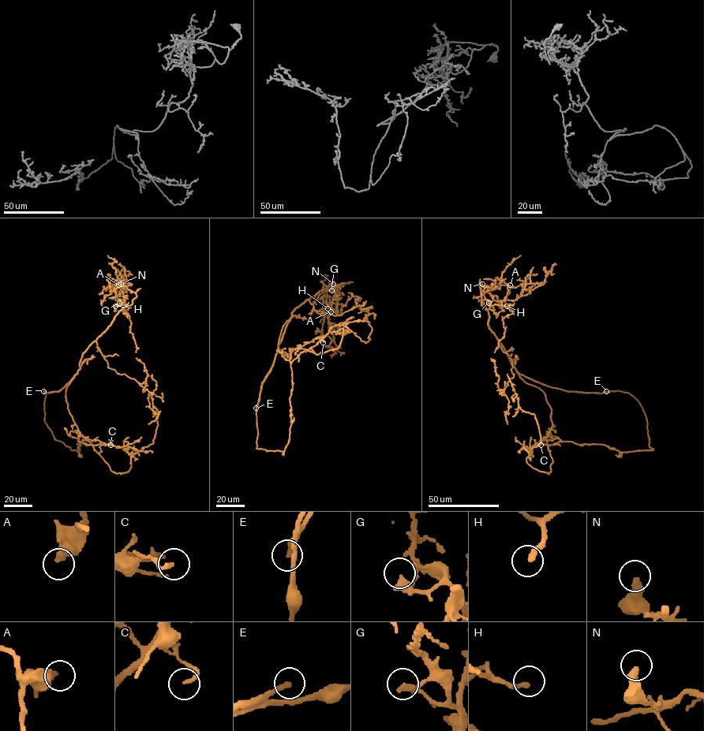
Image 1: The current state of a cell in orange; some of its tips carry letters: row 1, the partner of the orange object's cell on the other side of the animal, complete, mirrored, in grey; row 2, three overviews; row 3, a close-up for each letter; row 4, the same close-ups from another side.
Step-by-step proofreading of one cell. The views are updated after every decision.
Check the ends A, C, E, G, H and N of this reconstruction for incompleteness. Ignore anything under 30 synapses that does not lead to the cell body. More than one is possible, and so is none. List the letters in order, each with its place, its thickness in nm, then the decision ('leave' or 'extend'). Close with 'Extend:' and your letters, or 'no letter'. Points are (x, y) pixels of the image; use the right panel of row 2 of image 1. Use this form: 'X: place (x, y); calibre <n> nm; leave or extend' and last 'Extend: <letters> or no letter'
A: place (510, 285); calibre 440 nm; leave
C: place (541, 445); calibre 170 nm; leave
E: place (606, 391); calibre 240 nm; extend
G: place (488, 303); calibre 380 nm; extend
H: place (507, 306); calibre 220 nm; extend
N: place (482, 284); calibre 420 nm; leave
Extend: E, G, H

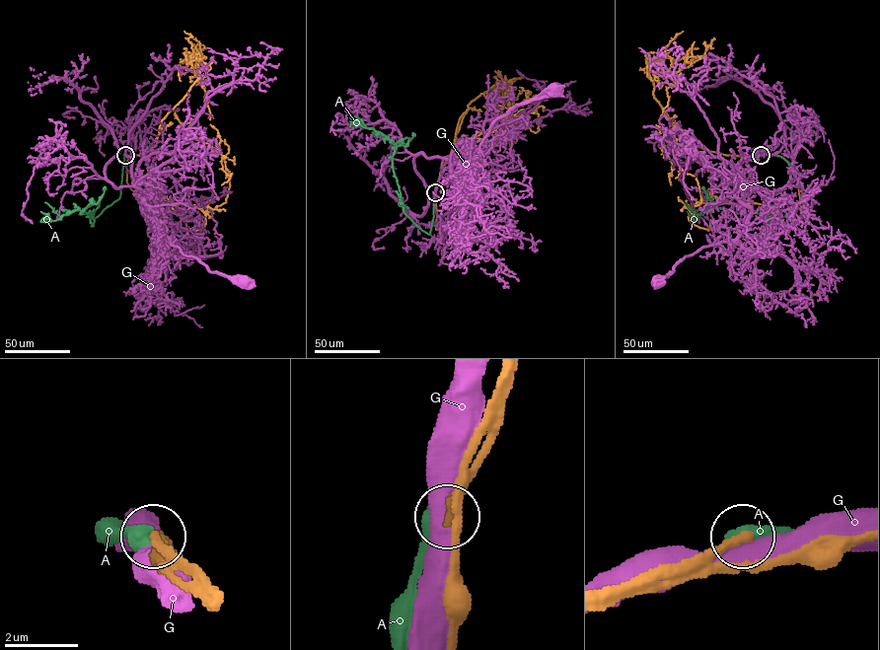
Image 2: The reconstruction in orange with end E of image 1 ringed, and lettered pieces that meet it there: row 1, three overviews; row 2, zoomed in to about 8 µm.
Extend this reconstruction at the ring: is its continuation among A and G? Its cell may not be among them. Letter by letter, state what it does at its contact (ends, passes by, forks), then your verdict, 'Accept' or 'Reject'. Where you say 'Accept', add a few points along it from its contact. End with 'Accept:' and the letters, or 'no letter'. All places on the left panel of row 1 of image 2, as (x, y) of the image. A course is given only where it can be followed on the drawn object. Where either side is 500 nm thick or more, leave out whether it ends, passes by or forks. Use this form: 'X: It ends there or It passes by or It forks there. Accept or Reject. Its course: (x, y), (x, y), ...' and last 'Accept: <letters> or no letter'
A: Accept. Its course: (125, 155), (119, 197), (94, 219), (89, 213), (83, 212), (86, 207), (52, 221), (40, 211)
G: Reject
Accept: A

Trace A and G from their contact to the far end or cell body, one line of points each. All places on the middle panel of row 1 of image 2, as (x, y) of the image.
A: (435, 191), (433, 219), (428, 234), (403, 212), (392, 166), (396, 145), (379, 132), (349, 117)
G: (435, 192), (441, 168), (467, 176), (491, 125), (515, 106), (553, 88)

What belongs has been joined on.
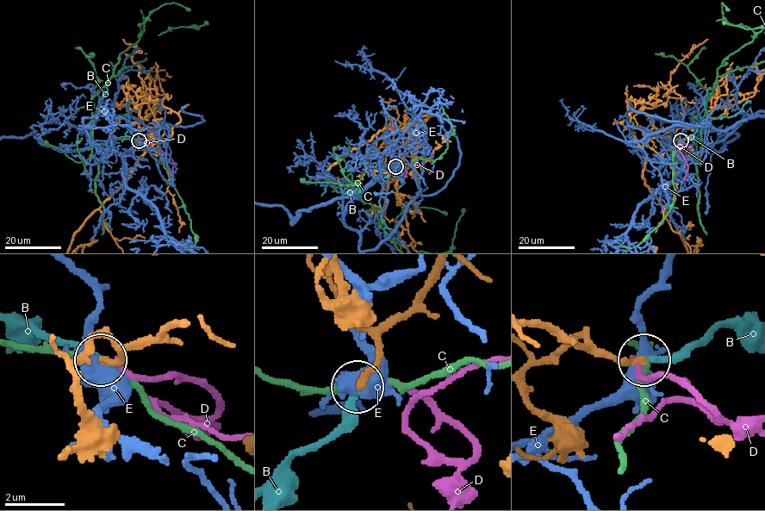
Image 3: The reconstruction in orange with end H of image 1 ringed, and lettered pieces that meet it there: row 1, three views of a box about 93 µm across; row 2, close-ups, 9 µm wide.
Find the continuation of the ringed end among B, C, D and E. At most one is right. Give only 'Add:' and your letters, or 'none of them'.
Add: B

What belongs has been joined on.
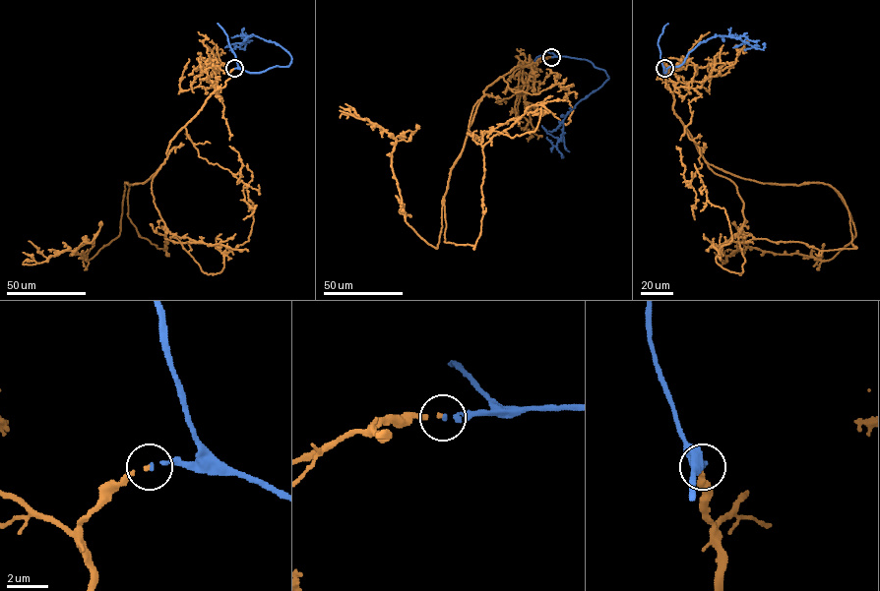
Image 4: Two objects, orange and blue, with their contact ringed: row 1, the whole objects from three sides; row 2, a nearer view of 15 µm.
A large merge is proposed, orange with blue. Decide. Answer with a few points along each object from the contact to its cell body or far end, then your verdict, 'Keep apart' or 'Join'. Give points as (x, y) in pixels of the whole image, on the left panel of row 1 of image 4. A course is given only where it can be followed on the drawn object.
Course of orange: (234, 69), (149, 179), (125, 182), (118, 236), (88, 261), (79, 247), (37, 263), (23, 252). Course of blue: (234, 69), (260, 73), (290, 62), (290, 54), (274, 42), (247, 35), (239, 47), (245, 49), (246, 42). Join

